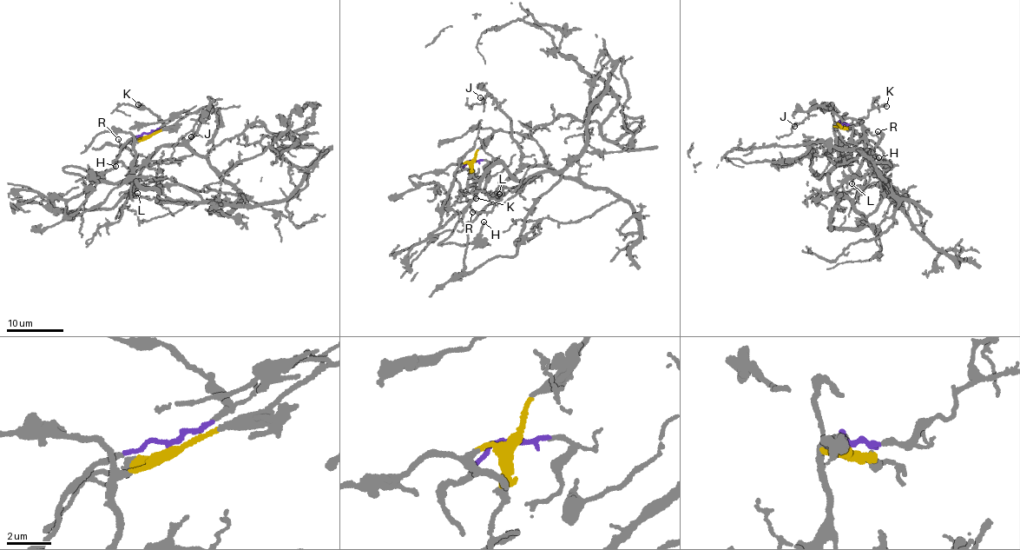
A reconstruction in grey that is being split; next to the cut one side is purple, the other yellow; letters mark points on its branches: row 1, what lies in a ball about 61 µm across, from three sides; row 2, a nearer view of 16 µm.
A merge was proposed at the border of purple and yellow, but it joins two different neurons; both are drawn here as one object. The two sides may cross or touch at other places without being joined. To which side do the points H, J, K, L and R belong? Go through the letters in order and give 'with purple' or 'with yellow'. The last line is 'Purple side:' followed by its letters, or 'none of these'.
H: with yellow
J: with yellow
K: with purple
L: with yellow
R: with purple
Purple side: K, R

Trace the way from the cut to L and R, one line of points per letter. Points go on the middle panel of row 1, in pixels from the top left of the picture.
L: (472, 161), (494, 131), (524, 136), (519, 143), (523, 153), (517, 170), (498, 194)
R: (472, 161), (465, 162), (456, 173), (459, 191), (474, 211), (488, 212), (495, 204), (471, 212)

